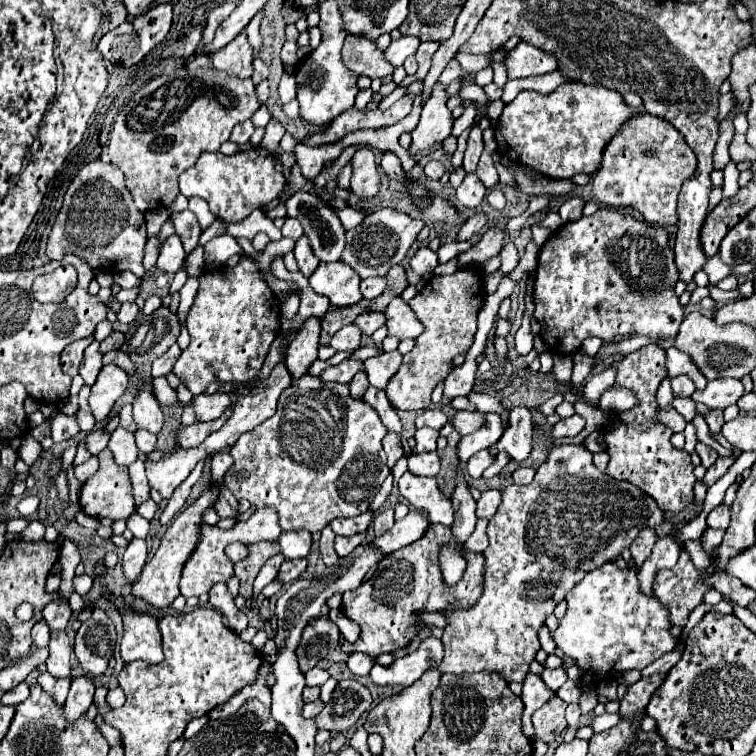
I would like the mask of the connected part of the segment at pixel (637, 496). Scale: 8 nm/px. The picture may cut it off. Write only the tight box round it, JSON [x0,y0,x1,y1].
[439,444,665,682]

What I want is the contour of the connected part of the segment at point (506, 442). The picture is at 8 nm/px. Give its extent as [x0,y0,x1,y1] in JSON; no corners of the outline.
[491,406,533,460]

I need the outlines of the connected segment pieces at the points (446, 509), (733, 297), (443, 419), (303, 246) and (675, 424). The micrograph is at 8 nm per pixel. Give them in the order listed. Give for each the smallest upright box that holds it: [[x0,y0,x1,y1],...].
[[399,472,453,526],[709,284,741,302],[415,408,449,430],[293,236,319,278],[659,408,685,432]]

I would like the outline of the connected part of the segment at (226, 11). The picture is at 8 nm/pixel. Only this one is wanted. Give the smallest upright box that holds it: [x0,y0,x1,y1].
[203,2,235,44]

